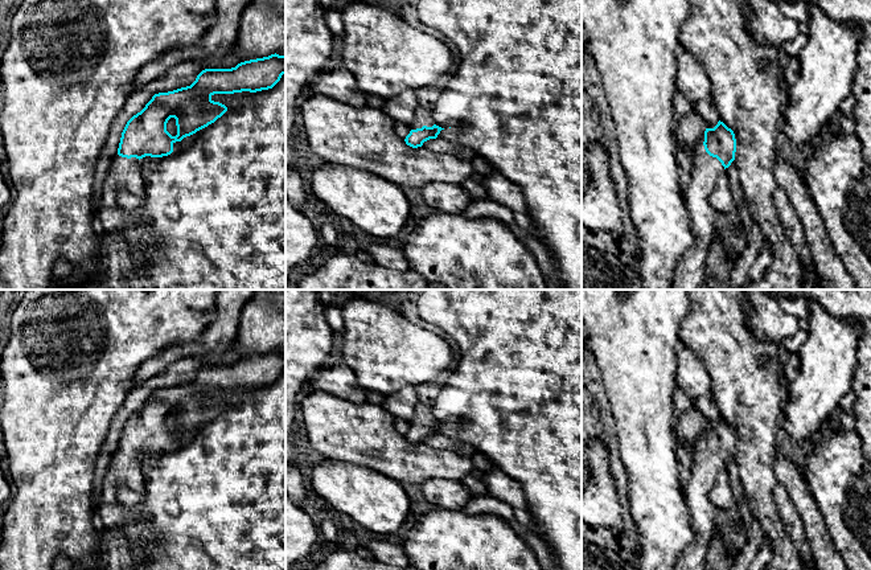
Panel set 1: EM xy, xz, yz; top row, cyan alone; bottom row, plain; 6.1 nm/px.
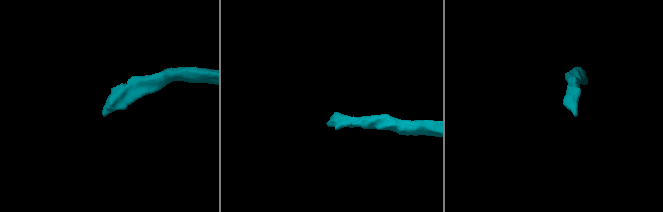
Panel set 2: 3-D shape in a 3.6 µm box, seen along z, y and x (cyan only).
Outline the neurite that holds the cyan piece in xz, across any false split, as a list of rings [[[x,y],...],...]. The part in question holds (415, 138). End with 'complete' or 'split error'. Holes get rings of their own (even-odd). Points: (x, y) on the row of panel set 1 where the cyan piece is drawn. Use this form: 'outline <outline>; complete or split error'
outline [[[418,106],[415,119],[408,124],[411,128],[404,142],[412,148],[422,147],[424,142],[436,139],[441,127],[434,122],[434,108]]]; split error

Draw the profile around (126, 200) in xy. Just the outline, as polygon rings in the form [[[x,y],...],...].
[[[285,74],[268,90],[256,93],[214,94],[211,101],[227,107],[214,123],[173,143],[173,152],[163,157],[140,159],[143,194],[122,190],[118,204],[128,212],[136,212],[141,225],[149,229],[156,241],[144,262],[149,272],[145,276],[153,290],[285,290]]]

